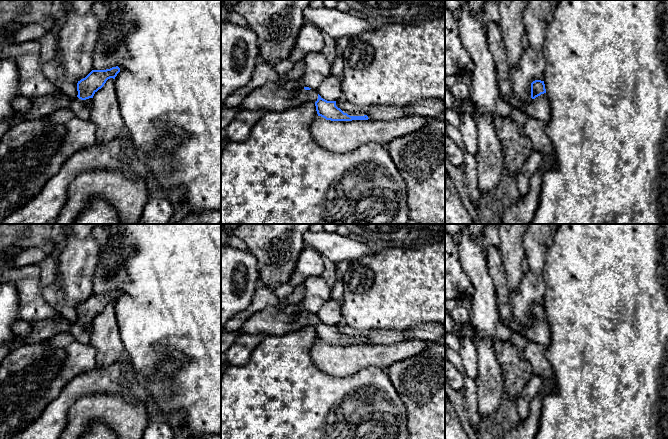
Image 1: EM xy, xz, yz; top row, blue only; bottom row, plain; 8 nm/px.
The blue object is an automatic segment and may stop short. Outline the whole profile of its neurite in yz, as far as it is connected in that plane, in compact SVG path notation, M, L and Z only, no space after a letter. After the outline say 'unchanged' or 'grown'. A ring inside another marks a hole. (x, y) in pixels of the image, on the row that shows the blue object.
M535 80L531 83L531 98L532 101L530 103L522 104L522 111L528 117L548 123L551 119L551 107L546 95L544 81Z | grown

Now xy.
M118 66L106 70L92 70L85 78L78 81L76 98L68 97L60 92L53 95L31 97L31 109L27 113L16 112L14 118L20 121L37 119L50 115L58 109L66 108L71 110L74 116L89 120L91 110L88 107L88 102L108 79L115 79L119 72Z | grown

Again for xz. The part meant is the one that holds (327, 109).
M298 80L291 83L276 84L268 82L245 96L241 110L265 112L283 111L291 107L312 102L316 106L318 116L331 121L368 120L363 113L348 113L340 109L339 101L323 99L316 89L300 87Z | grown

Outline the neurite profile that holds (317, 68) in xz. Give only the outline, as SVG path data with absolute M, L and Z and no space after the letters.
M322 52L312 53L305 59L303 75L298 79L300 87L316 89L320 83L331 75L331 64L324 57Z

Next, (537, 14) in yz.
M527 0L524 23L529 45L523 50L518 67L510 71L512 96L522 104L532 101L531 83L544 81L546 60L543 45L552 14L553 0Z

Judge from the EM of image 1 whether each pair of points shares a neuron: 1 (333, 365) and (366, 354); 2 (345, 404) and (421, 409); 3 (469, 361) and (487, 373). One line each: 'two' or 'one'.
1: one
2: two
3: two

